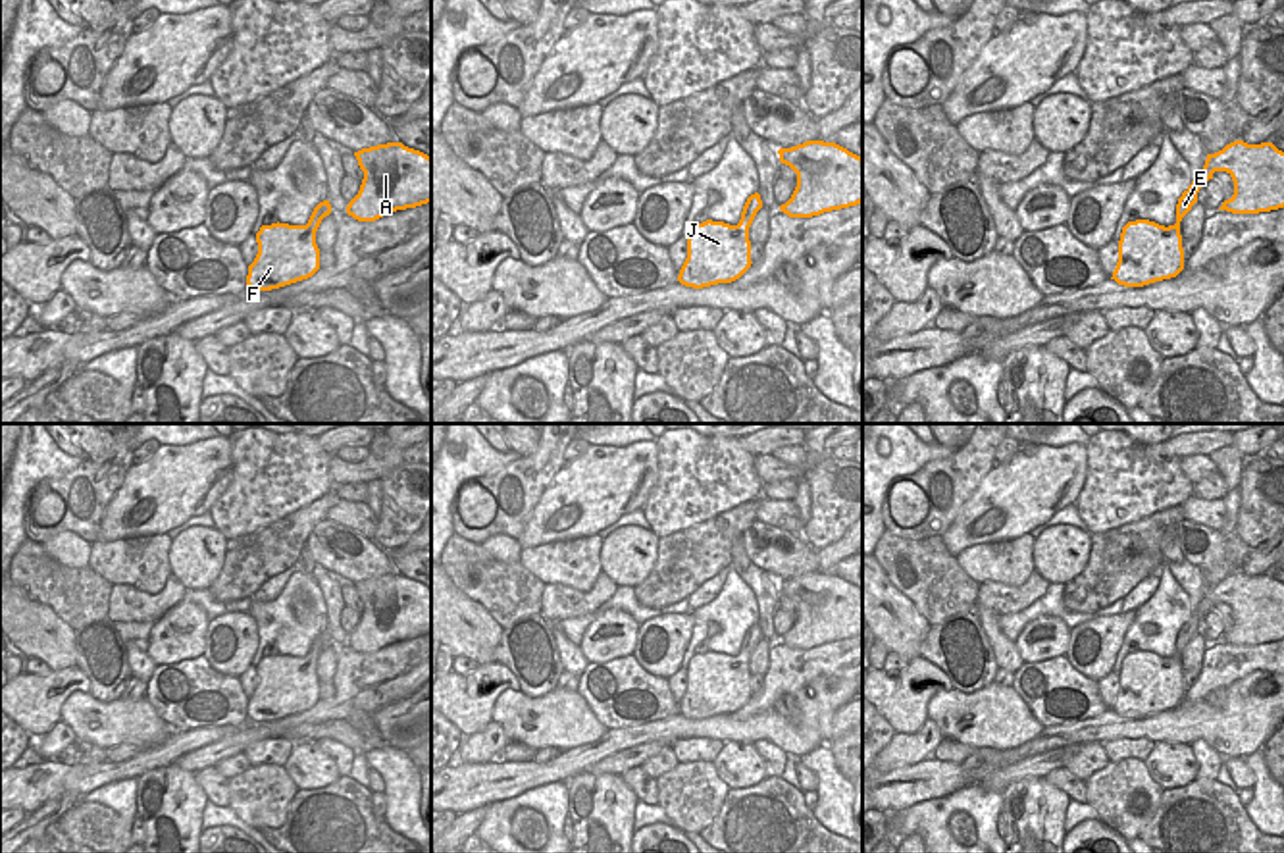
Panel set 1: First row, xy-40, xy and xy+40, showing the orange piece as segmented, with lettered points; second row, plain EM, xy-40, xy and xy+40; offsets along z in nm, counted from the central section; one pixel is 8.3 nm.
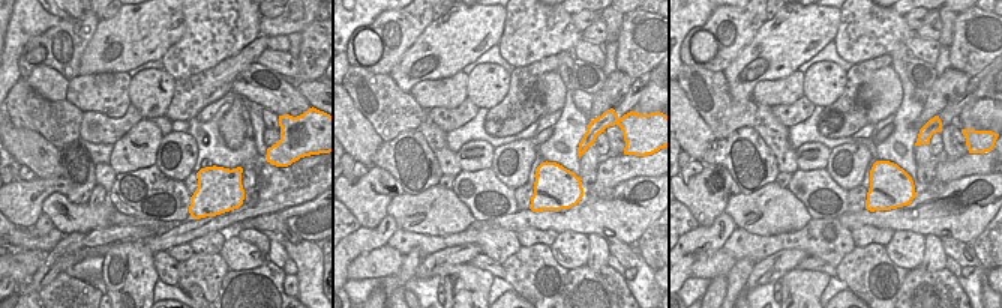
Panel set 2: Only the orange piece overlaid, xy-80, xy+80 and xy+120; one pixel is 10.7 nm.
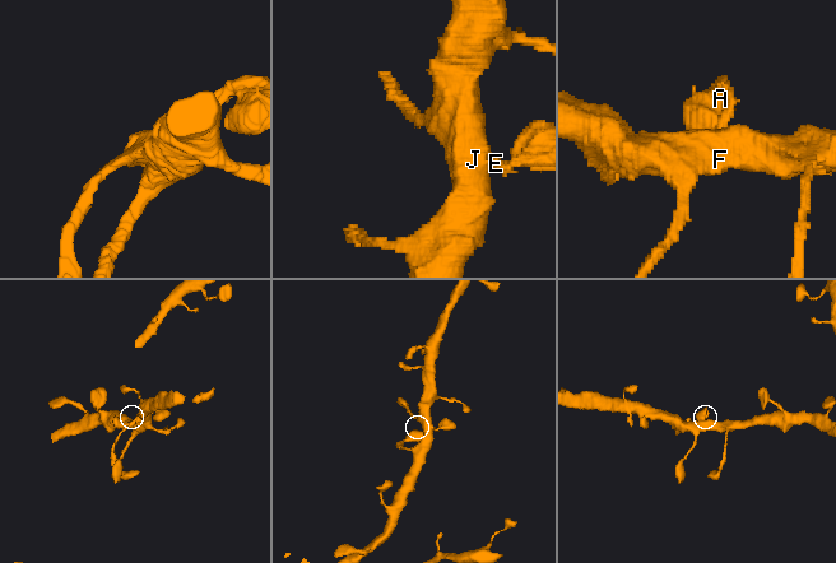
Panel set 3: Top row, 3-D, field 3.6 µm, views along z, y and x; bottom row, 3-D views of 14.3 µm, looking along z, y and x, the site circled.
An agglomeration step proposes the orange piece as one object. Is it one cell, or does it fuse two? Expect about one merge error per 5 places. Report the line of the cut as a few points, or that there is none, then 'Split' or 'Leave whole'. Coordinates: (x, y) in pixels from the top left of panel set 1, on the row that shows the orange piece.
No split. Leave whole

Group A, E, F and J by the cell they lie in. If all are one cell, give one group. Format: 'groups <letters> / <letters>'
groups A E F J

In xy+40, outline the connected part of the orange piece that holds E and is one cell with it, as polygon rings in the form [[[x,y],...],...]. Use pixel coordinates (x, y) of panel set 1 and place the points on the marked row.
[[[1234,141],[1207,154],[1197,179],[1178,198],[1174,225],[1136,220],[1122,227],[1118,262],[1111,279],[1124,287],[1143,287],[1176,277],[1184,270],[1180,221],[1215,171],[1226,171],[1234,181],[1234,194],[1219,210],[1259,214],[1284,208],[1284,152],[1272,142]]]

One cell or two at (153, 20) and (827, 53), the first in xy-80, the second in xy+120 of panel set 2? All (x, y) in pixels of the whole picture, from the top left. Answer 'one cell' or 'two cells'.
two cells

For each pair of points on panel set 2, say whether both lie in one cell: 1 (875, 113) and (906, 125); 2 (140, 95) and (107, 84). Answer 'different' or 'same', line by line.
1: different
2: different

